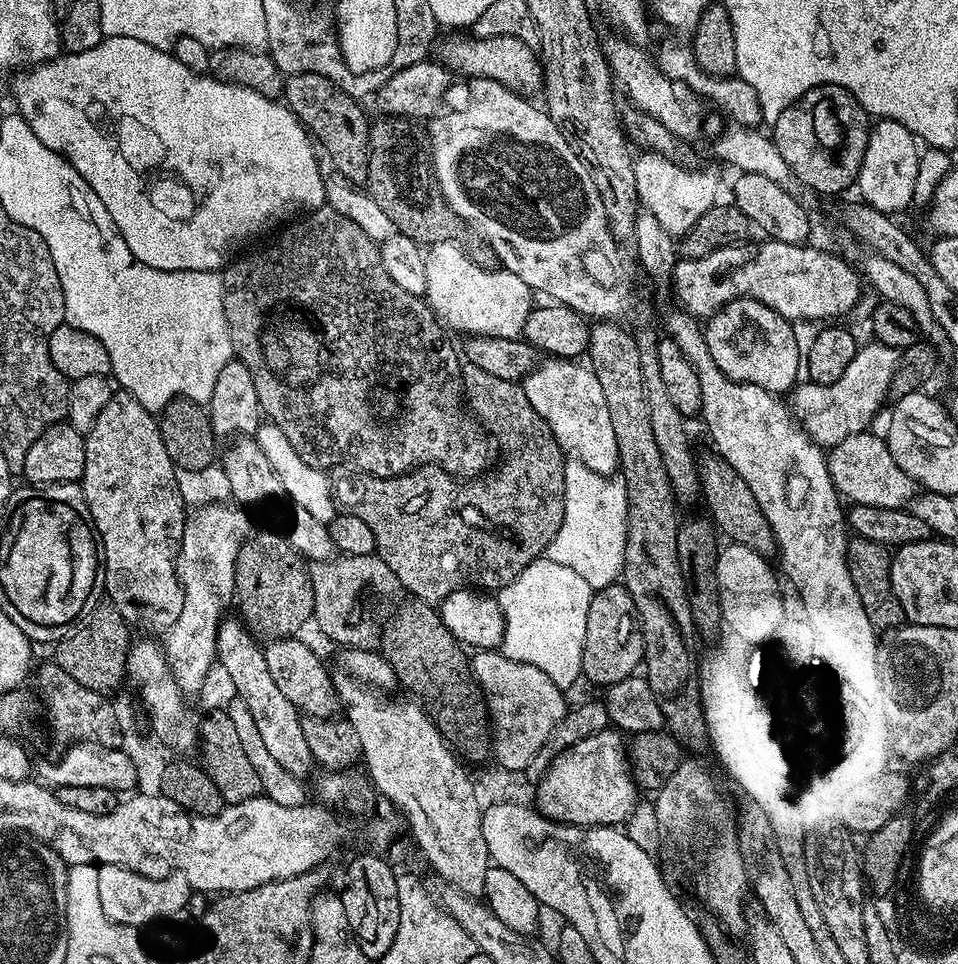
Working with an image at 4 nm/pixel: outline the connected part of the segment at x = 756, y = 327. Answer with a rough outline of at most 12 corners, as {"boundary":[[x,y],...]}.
{"boundary":[[741,296],[703,331],[731,380],[788,394],[793,321]]}

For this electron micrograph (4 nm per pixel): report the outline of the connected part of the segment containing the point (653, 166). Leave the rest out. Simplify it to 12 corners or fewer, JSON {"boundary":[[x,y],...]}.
{"boundary":[[645,151],[634,163],[643,211],[681,238],[717,203],[720,180]]}

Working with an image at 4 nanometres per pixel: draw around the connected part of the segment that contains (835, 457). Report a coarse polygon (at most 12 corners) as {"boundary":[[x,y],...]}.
{"boundary":[[865,430],[831,449],[841,497],[905,507],[916,483]]}

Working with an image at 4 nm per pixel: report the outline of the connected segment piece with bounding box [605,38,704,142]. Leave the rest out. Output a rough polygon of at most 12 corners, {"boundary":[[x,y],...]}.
{"boundary":[[626,38],[605,49],[617,85],[679,141],[703,99]]}

